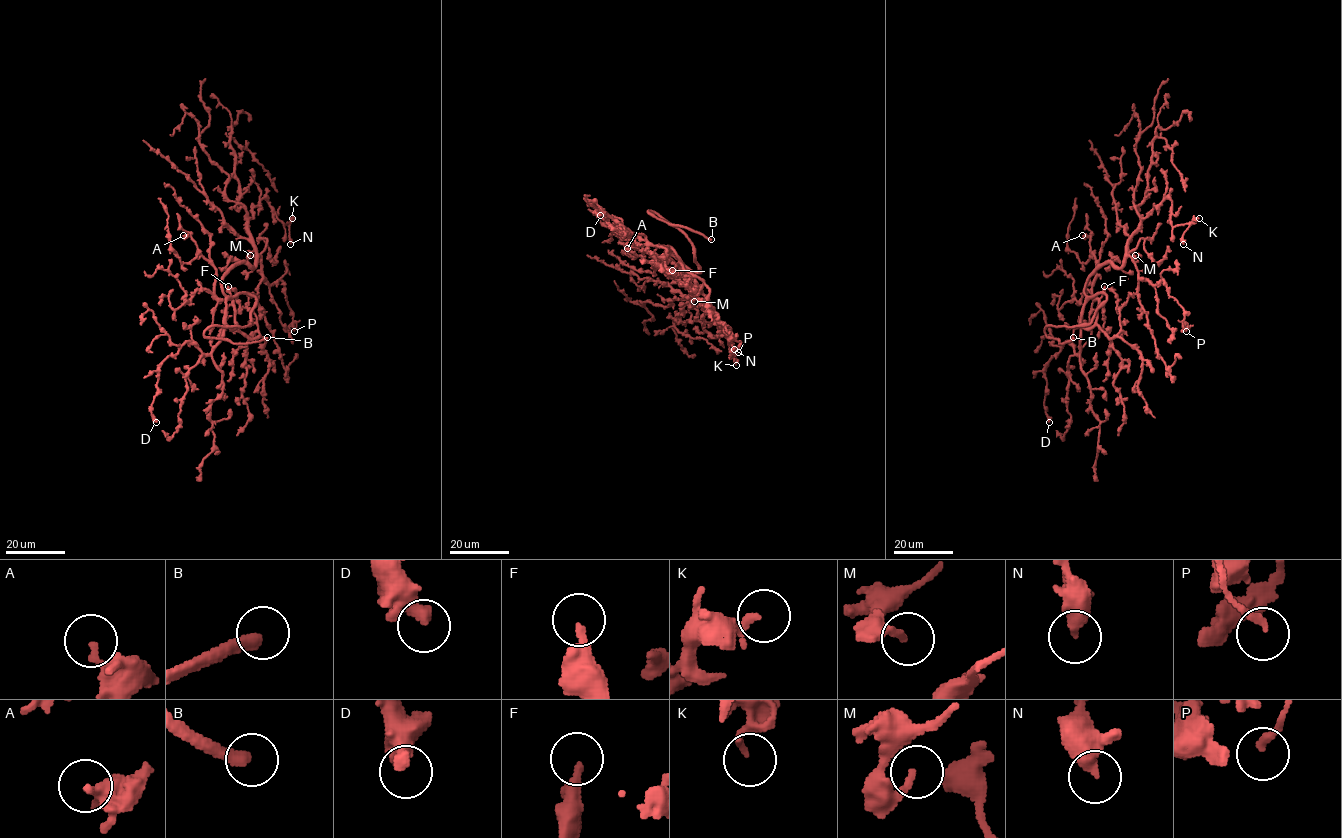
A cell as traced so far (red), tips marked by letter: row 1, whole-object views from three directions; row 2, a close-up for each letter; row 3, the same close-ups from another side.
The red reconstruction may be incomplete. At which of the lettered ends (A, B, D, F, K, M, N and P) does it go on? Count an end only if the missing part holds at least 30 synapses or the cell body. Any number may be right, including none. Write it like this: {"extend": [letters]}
{"extend": ["B", "P"]}

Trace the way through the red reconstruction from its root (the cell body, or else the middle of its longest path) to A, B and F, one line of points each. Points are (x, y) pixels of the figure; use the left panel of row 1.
A: (229, 270), (222, 287), (225, 324), (233, 328), (233, 302), (214, 294), (216, 268), (189, 236), (183, 235)
B: (229, 270), (222, 291), (255, 297), (251, 322), (211, 325), (204, 335), (234, 343), (267, 337)
F: (229, 270), (222, 280), (222, 287), (225, 297), (225, 324), (233, 328), (234, 305), (228, 286)

